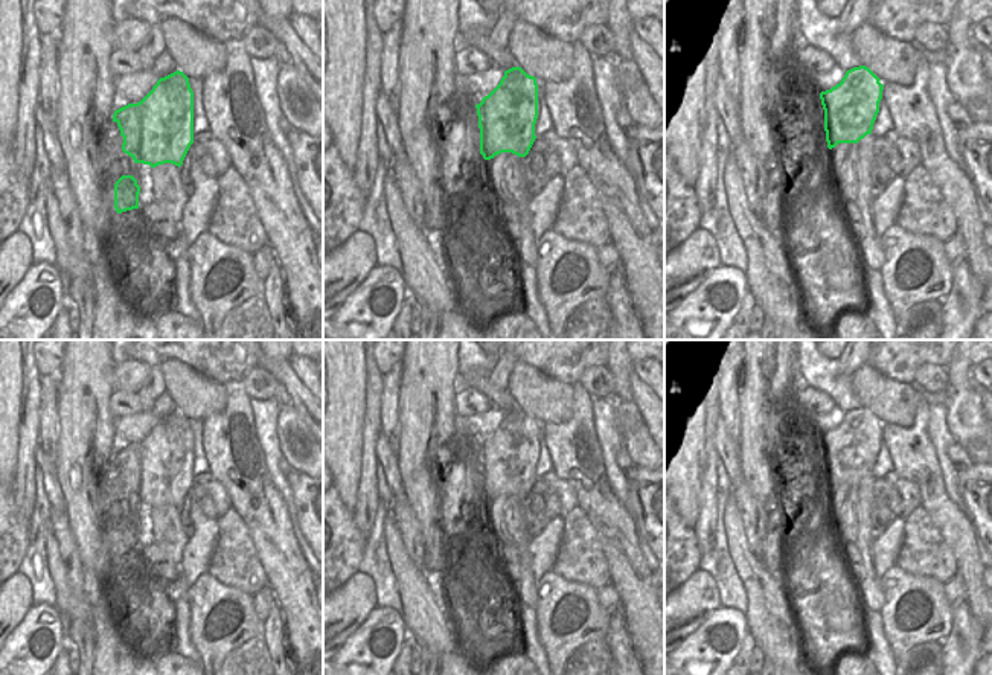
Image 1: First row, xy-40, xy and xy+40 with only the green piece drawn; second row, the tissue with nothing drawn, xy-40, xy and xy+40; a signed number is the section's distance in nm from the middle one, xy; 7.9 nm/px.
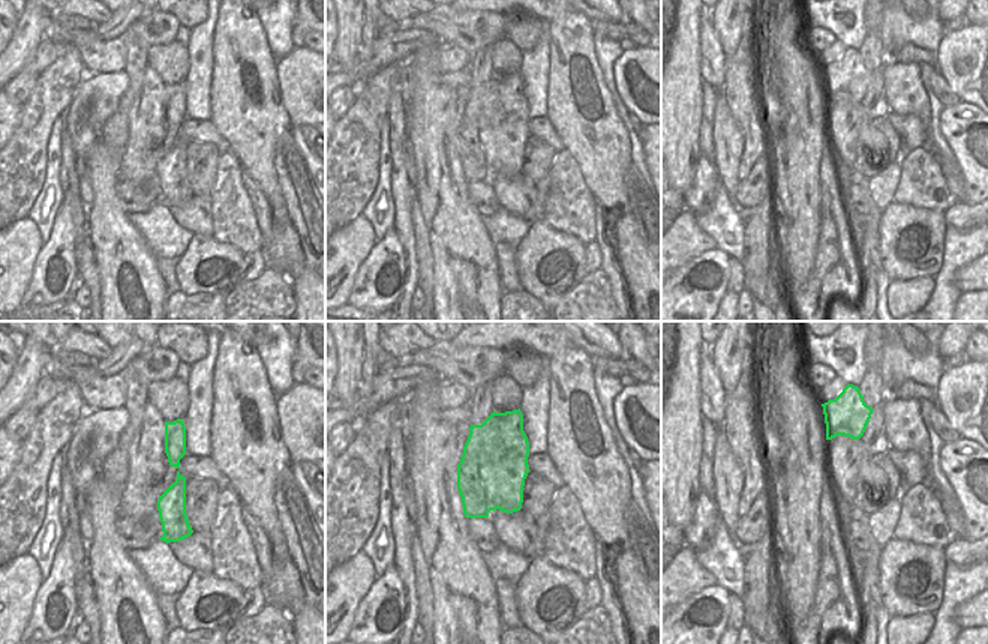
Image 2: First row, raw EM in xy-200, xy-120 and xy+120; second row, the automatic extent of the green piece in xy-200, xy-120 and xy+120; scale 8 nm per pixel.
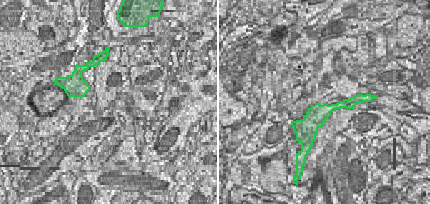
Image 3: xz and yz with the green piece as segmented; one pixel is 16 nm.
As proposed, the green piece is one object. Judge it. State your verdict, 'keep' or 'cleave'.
cleave

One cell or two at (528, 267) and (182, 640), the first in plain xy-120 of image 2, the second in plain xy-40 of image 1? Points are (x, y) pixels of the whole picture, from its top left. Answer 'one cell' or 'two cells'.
two cells

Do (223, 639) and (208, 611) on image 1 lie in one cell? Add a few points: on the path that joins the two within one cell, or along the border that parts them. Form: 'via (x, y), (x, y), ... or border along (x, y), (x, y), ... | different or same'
via (212, 642), (203, 634), (204, 622) | same

